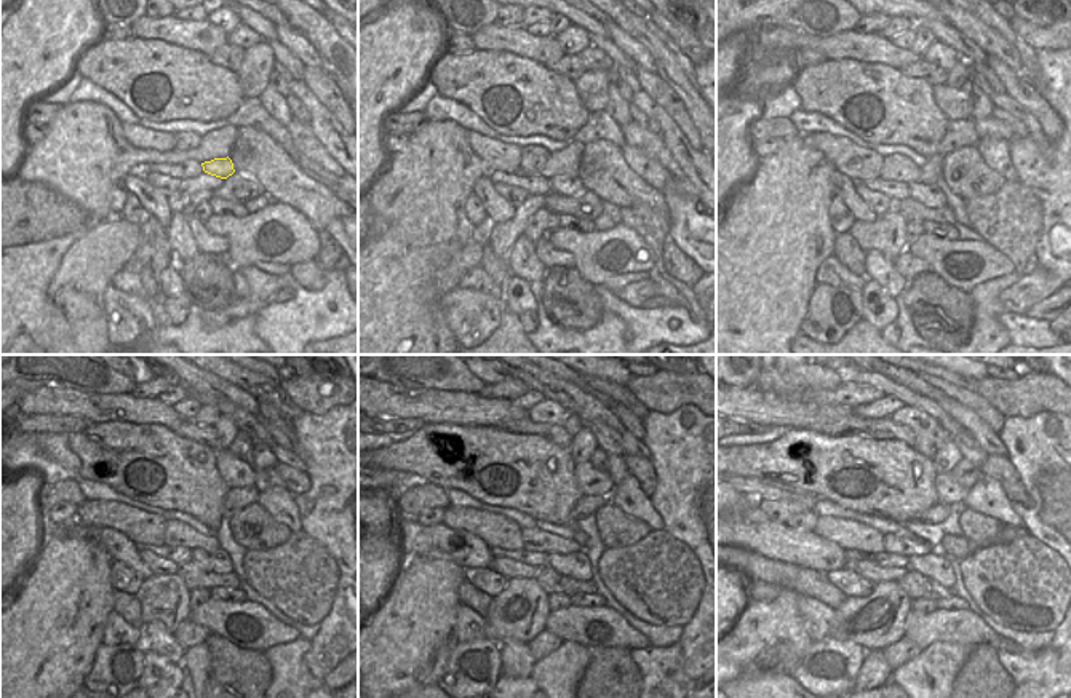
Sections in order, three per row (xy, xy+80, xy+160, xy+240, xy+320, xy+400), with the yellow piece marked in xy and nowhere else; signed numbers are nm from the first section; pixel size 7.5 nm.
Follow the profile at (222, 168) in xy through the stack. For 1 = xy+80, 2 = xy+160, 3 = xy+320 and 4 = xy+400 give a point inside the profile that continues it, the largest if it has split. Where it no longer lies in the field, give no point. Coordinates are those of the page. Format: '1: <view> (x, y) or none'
1: xy+80 (566, 186)
2: xy+160 (929, 195)
3: xy+320 (577, 566)
4: xy+400 (932, 566)

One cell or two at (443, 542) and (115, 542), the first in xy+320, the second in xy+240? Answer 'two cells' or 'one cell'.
one cell

